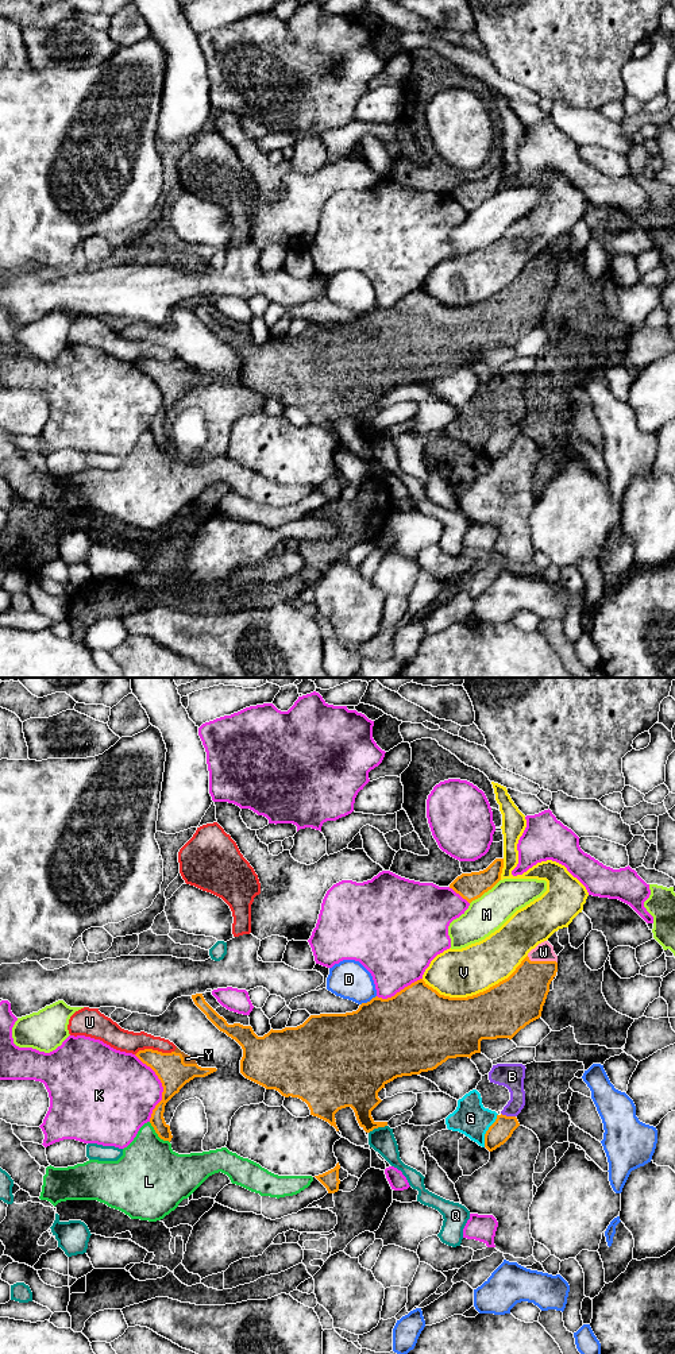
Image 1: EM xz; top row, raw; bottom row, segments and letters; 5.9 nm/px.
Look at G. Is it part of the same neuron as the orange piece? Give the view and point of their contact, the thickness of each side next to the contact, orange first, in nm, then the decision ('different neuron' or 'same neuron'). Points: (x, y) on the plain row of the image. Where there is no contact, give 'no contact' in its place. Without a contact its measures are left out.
meets orange in xz at (488, 439); 140 nm thick on the orange side, 200 nm on the other; different neuron

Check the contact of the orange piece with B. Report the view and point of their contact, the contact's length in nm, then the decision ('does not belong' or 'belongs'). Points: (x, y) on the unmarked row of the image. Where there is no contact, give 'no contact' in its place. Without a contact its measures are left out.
meets orange in xz at (508, 425); contact 90 nm long; does not belong

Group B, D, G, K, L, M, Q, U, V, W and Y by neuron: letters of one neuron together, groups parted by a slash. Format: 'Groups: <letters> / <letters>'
Groups: B G / D / K / L U / M / Q / V / W Y

